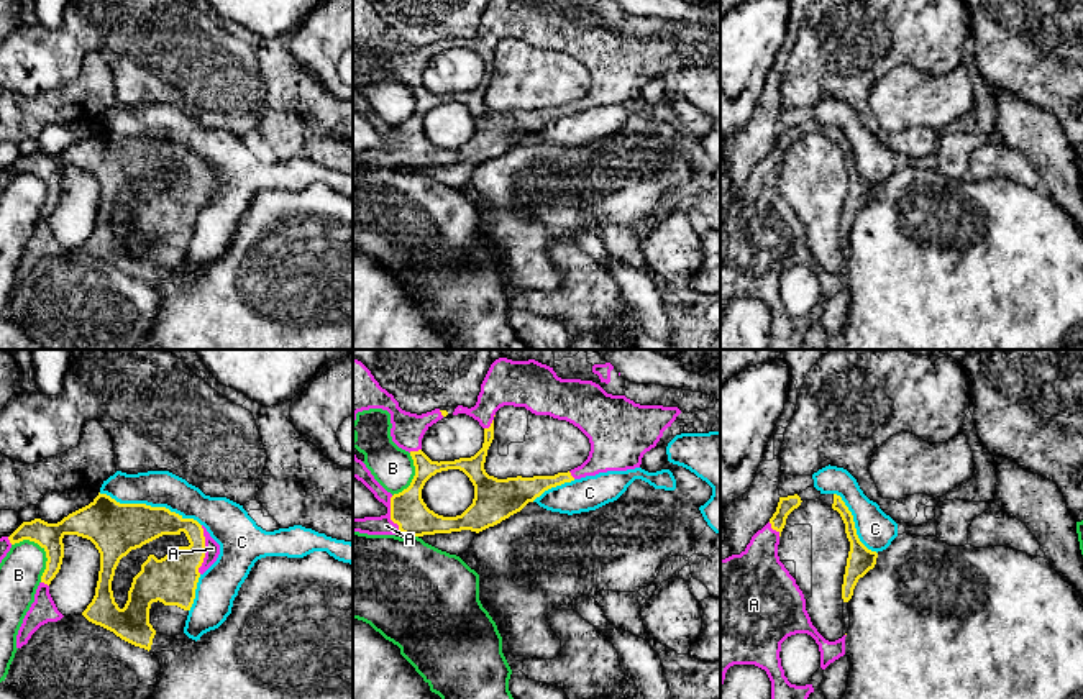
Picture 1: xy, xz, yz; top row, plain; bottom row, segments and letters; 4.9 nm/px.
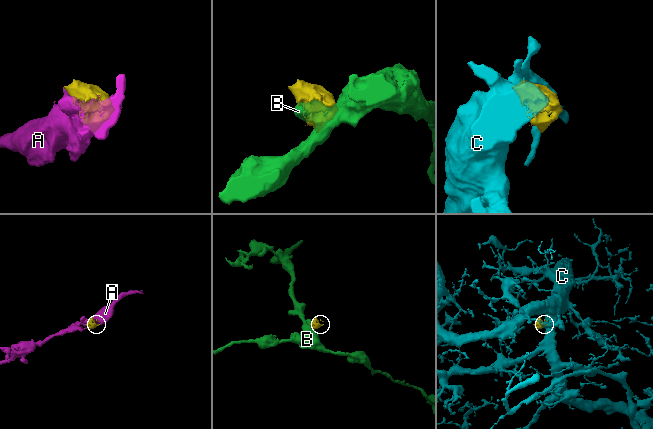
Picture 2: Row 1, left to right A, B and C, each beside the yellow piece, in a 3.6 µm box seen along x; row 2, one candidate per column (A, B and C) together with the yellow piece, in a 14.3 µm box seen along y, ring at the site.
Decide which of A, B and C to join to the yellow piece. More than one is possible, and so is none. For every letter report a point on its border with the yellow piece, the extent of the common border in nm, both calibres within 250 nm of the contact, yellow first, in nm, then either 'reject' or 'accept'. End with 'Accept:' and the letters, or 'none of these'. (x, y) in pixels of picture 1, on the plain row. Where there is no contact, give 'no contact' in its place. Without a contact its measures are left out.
A: xy (204, 182) | 240 nm | 240/80 nm | accept
B: xy (45, 182) | 240 nm | 160/200 nm | reject
C: xy (150, 138) | 550 nm | 260/180 nm | reject
Accept: A

